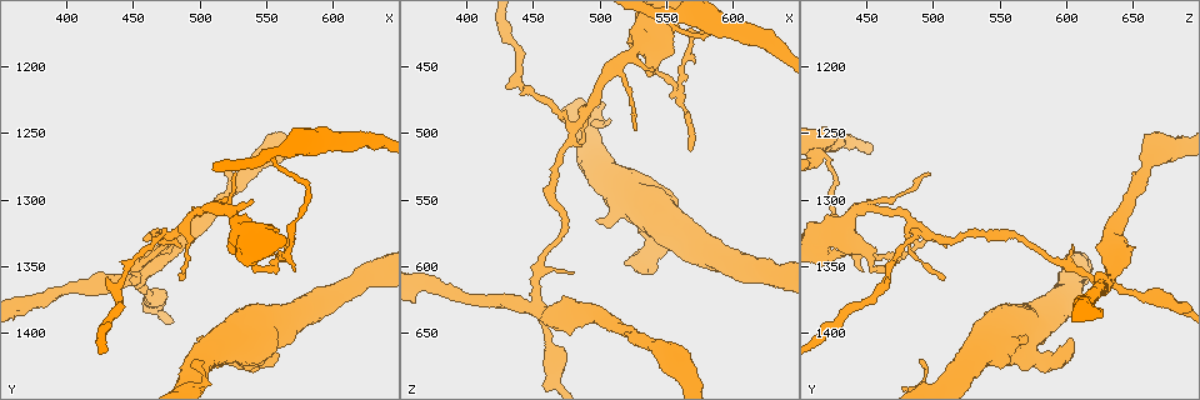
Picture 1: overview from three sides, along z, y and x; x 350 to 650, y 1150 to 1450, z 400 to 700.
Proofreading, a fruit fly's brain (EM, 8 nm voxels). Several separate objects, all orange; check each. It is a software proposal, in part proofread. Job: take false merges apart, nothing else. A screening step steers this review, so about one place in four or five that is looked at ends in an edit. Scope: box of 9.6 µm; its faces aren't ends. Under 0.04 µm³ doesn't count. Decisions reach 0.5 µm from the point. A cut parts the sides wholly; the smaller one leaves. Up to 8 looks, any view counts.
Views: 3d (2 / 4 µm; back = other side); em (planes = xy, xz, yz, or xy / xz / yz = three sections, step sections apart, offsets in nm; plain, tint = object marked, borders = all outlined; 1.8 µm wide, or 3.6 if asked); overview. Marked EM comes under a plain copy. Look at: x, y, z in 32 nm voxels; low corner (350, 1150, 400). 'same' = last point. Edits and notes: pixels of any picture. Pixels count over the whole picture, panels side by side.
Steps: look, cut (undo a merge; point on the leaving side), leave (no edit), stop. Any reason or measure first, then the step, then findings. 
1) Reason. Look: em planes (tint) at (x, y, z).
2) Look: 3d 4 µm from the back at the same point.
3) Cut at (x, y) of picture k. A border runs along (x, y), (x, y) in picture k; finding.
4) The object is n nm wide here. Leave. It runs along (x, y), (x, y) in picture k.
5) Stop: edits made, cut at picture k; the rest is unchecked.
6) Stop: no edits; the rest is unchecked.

Four arms meet. Look: em planes (tint) at (452, 1360, 632).

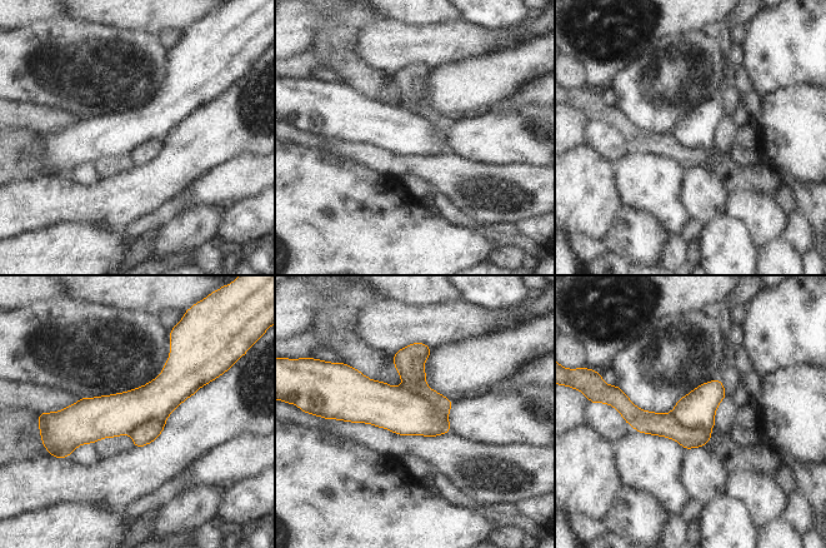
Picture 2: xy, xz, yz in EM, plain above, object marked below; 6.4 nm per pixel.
The object is 280 nm wide here. Cut at (395, 408) of picture 2. Two neurons meet here.

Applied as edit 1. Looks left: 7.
Look: 3d 2 µm at (468, 1380, 684).

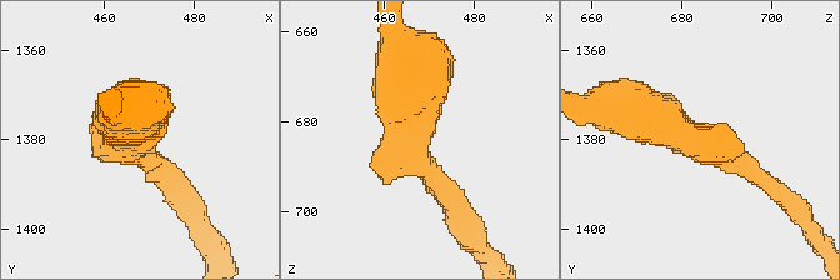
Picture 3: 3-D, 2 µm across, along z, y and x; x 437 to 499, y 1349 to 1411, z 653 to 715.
Shape alone is not enough. Look: em planes (tint) at (467, 1380, 685).

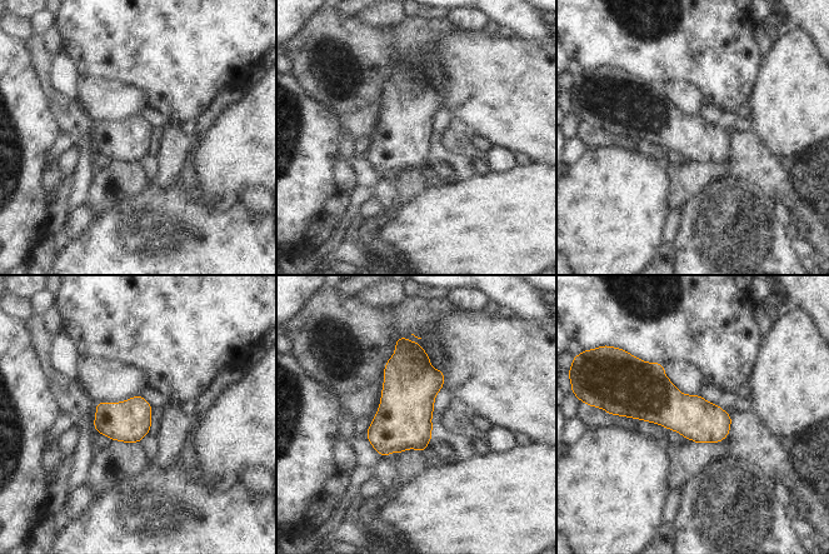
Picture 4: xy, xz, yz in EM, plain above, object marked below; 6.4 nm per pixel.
Leave. Continuous, no second neuron.

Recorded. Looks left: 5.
Sharp bend. Look: em yz step 16 (tint) at (560, 1342, 466).

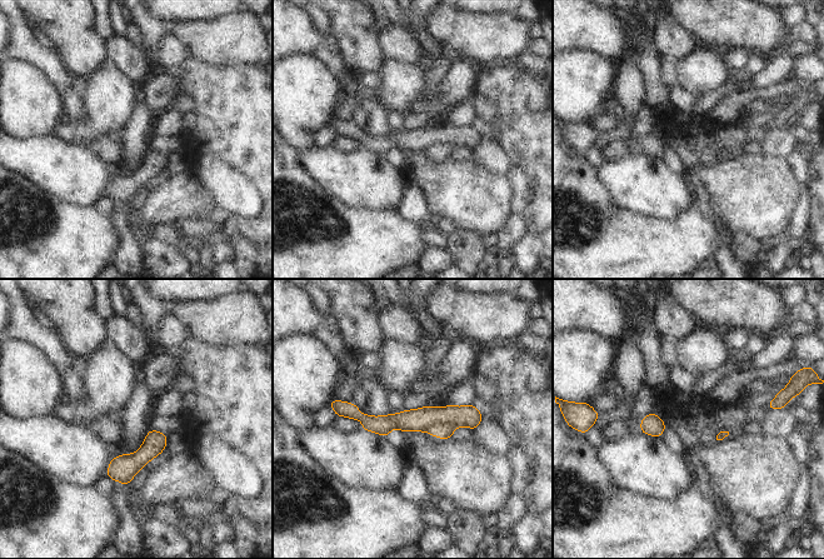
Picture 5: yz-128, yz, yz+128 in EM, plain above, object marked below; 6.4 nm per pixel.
Cut it another way. Look: em planes (tint) at the same point.

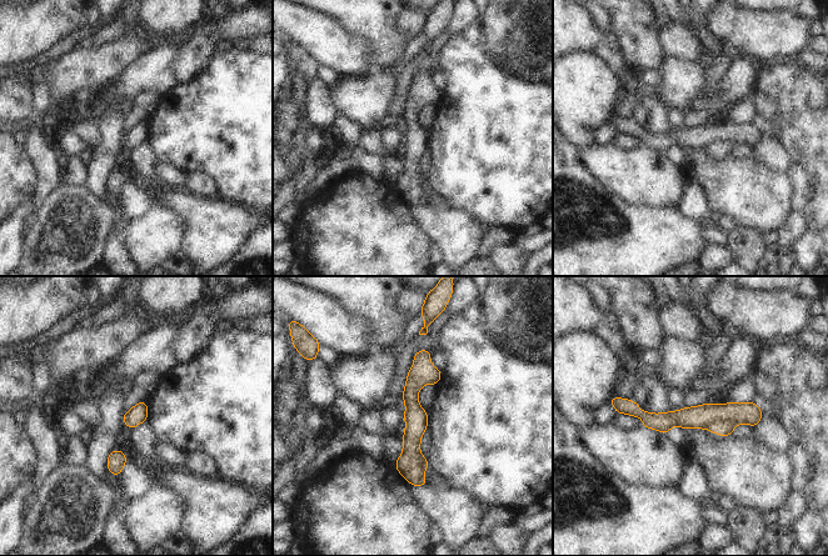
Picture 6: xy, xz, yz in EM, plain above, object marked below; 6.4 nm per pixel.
Cut at (702, 416) of picture 6. Two neurons meet here.

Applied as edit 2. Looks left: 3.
Stop: edits made, cut at picture 2, cut at picture 6; the rest is unchecked.

